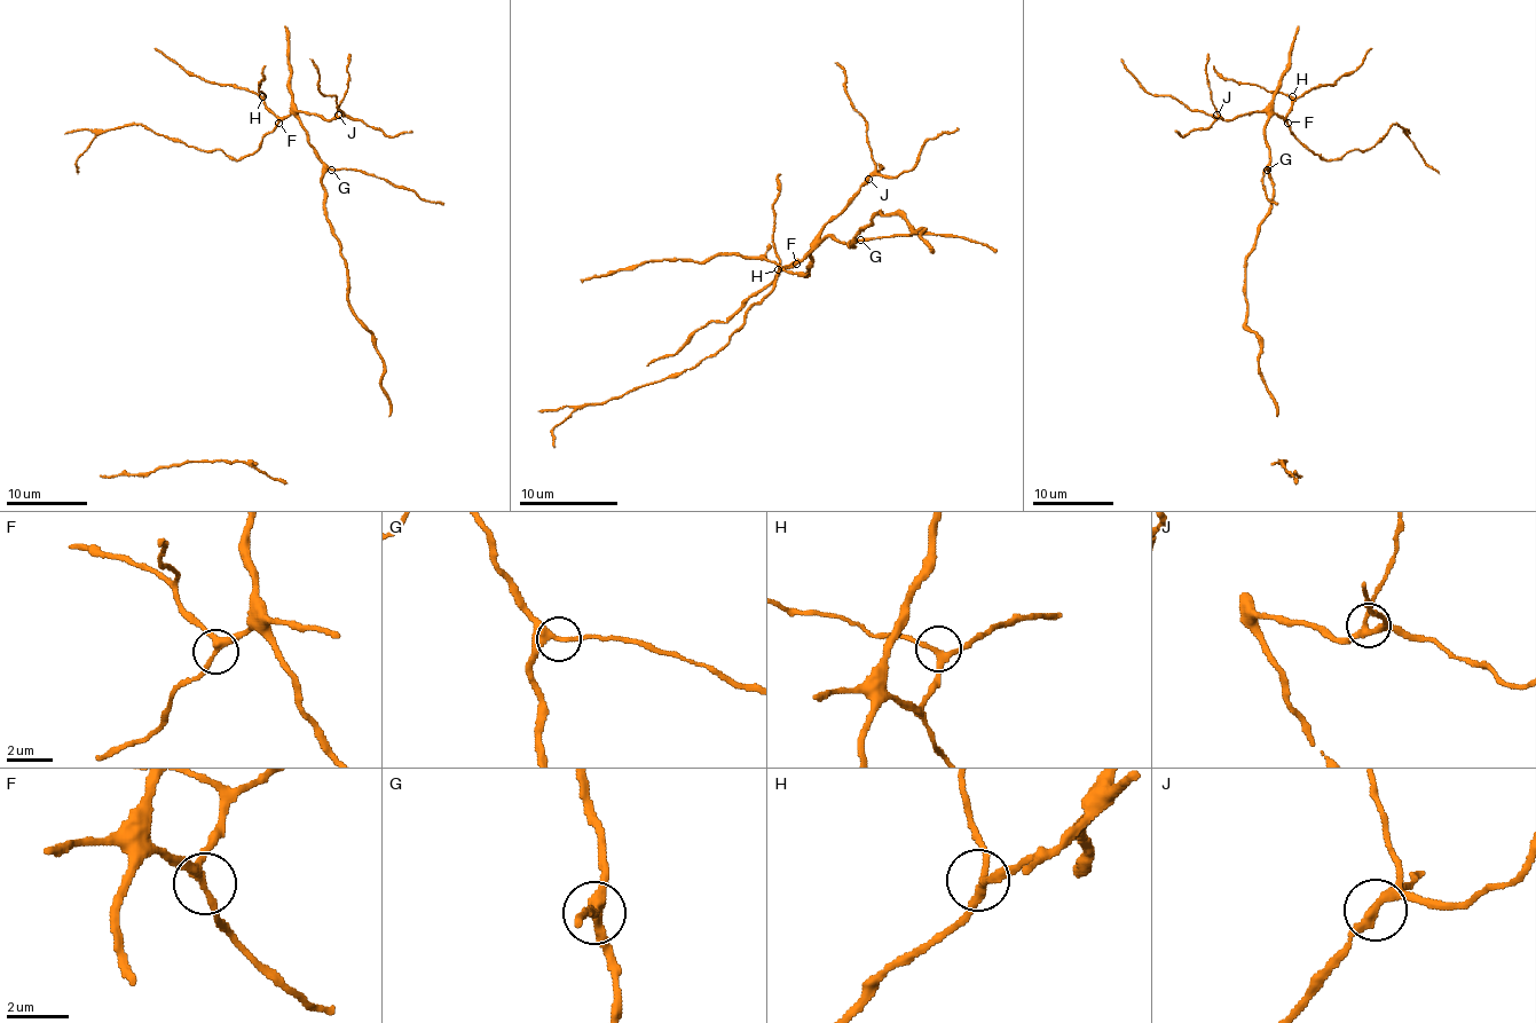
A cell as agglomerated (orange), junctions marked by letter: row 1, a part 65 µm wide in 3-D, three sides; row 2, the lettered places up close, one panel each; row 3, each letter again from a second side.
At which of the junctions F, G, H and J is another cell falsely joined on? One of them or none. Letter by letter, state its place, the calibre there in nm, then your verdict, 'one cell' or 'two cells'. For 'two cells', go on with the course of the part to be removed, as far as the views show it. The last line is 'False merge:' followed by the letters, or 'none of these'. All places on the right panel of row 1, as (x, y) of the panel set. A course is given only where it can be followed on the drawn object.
F: (1288, 123) | 240 nm | one cell
G: (1267, 170) | 240 nm | one cell
H: (1292, 96) | 240 nm | one cell
J: (1217, 115) | 240 nm | one cell
False merge: none of these

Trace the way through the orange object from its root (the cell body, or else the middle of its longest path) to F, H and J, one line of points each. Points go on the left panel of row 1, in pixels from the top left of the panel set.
F: (344, 259), (333, 226), (325, 214), (323, 162), (309, 143), (305, 127), (293, 115), (286, 115), (278, 123)
H: (344, 259), (333, 226), (325, 214), (323, 162), (309, 143), (305, 127), (293, 115), (276, 117), (262, 96)
J: (344, 259), (325, 214), (323, 162), (309, 143), (297, 112), (323, 118), (338, 115)

